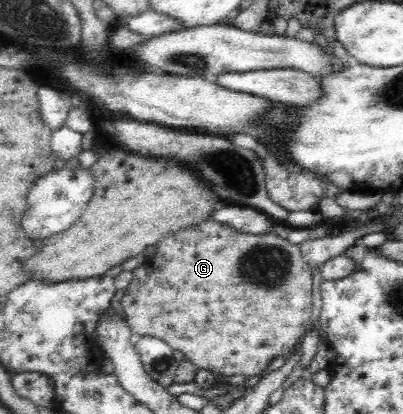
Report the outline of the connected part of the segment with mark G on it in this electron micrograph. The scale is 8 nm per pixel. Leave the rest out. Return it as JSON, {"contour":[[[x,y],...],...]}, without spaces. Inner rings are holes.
{"contour":[[[208,217],[203,223],[187,227],[179,233],[173,233],[165,237],[163,241],[157,243],[155,253],[146,257],[145,261],[132,270],[133,279],[131,283],[123,289],[116,300],[116,306],[123,310],[126,323],[131,328],[133,338],[151,336],[162,339],[167,345],[182,359],[191,362],[198,369],[208,369],[221,376],[231,375],[253,375],[262,376],[271,362],[279,355],[287,356],[298,349],[300,339],[311,329],[312,302],[311,284],[312,273],[309,264],[303,260],[303,254],[299,244],[294,244],[287,239],[283,239],[275,234],[253,235],[252,233],[241,233],[232,227],[227,227],[224,223],[215,221]]]}

